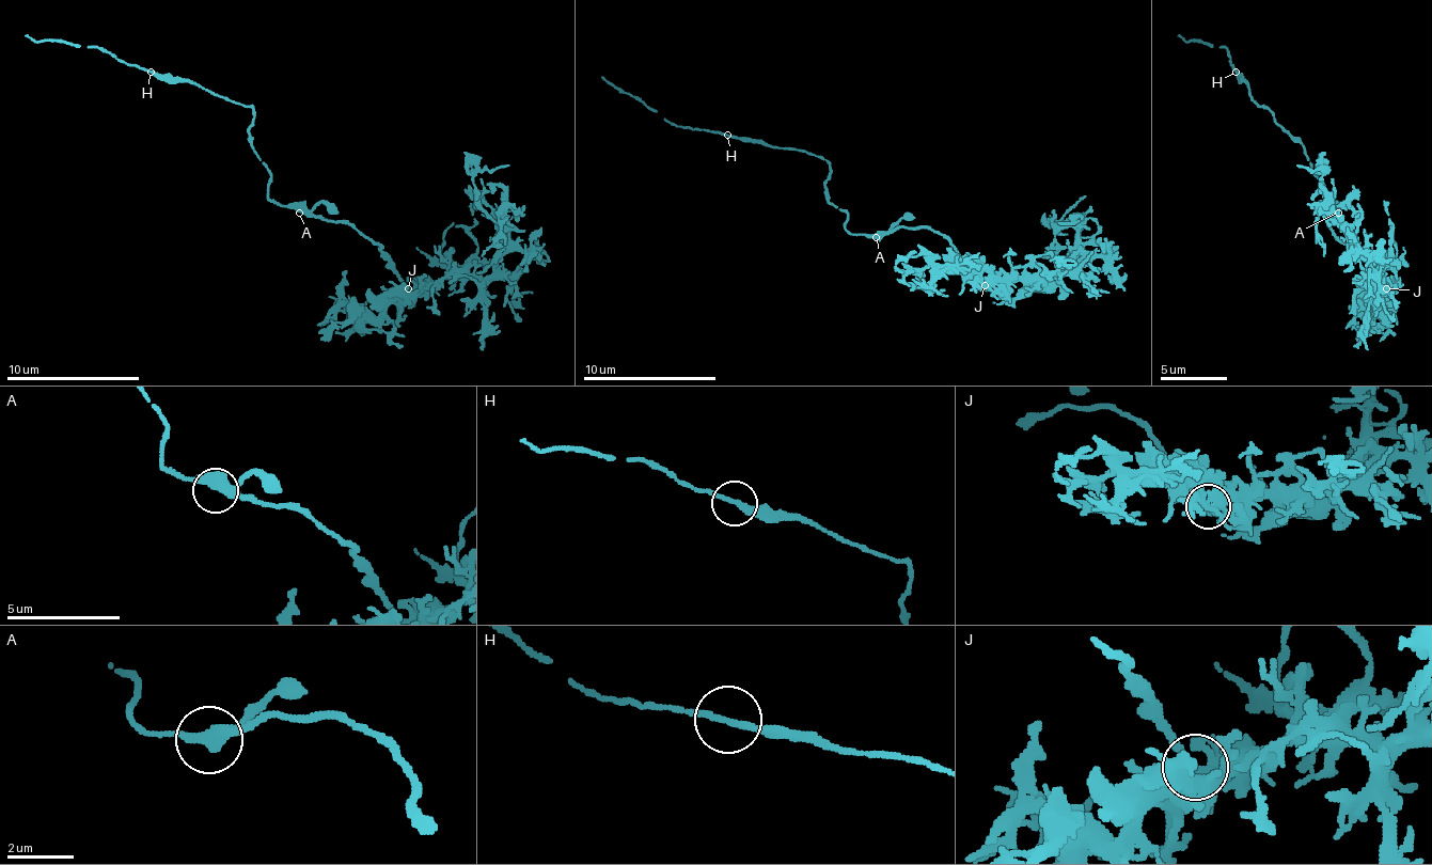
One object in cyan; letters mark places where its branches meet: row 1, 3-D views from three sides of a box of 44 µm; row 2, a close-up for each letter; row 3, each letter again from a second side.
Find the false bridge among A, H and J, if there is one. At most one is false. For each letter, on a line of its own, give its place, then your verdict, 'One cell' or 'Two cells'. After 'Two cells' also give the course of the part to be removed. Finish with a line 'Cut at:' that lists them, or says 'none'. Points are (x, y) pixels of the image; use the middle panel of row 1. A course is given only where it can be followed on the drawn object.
A: Place: (876, 237). One cell
H: Place: (727, 135). One cell
J: Place: (985, 285). Two cells. Course of the part to remove: (986, 286), (1019, 277), (1061, 277), (1079, 253), (1079, 233), (1055, 226), (1049, 220), (1061, 220), (1085, 197)
Cut at: J

